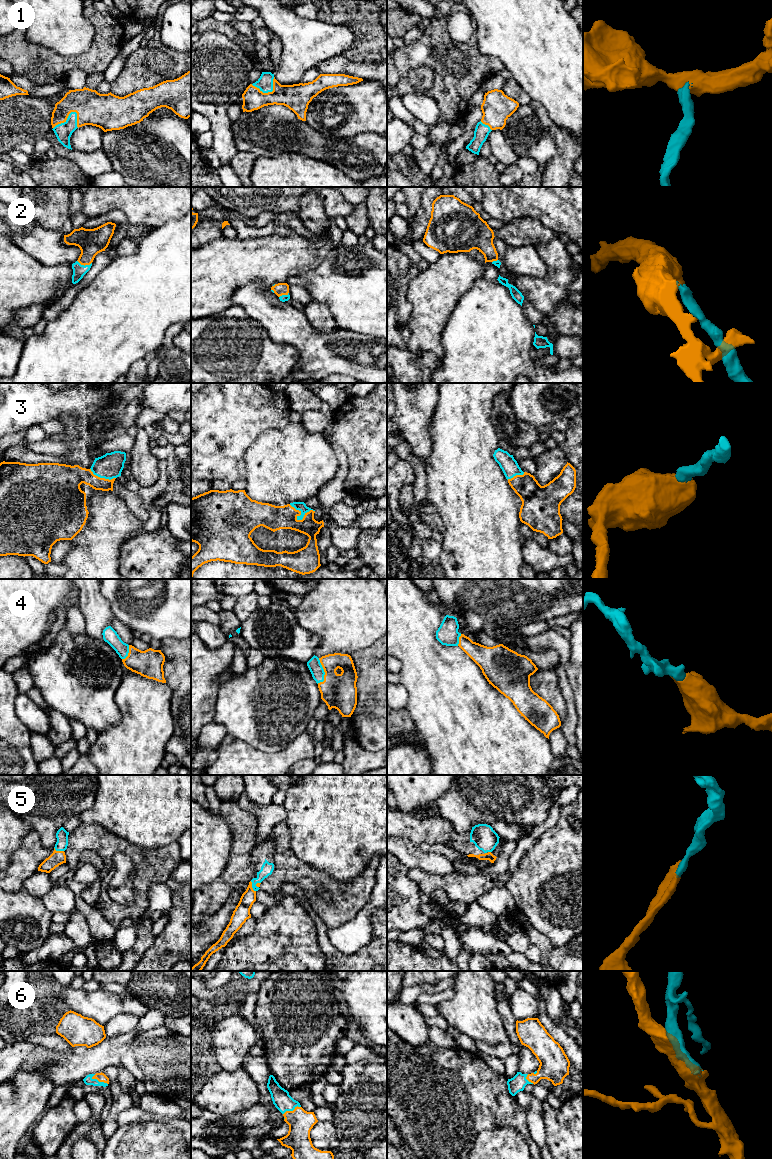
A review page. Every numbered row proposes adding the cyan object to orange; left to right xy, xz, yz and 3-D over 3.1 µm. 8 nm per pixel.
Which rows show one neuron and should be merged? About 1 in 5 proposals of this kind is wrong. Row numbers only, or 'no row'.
1, 2, 3, 4, 5, 6

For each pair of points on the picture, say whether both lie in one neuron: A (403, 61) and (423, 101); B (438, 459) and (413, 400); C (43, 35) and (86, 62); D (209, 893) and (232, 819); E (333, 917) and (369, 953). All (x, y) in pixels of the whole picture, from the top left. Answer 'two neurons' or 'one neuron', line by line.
A: two neurons
B: two neurons
C: two neurons
D: one neuron
E: two neurons

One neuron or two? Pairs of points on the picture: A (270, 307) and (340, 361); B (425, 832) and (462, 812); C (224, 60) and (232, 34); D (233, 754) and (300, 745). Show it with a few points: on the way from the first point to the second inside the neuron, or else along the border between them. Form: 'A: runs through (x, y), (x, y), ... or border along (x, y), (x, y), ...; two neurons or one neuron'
A: runs through (287, 324), (323, 354); one neuron
B: border along (438, 814), (446, 819), (458, 832), (466, 833); two neurons
C: border along (209, 29), (223, 33), (235, 44); two neurons
D: runs through (250, 760), (283, 760); one neuron

